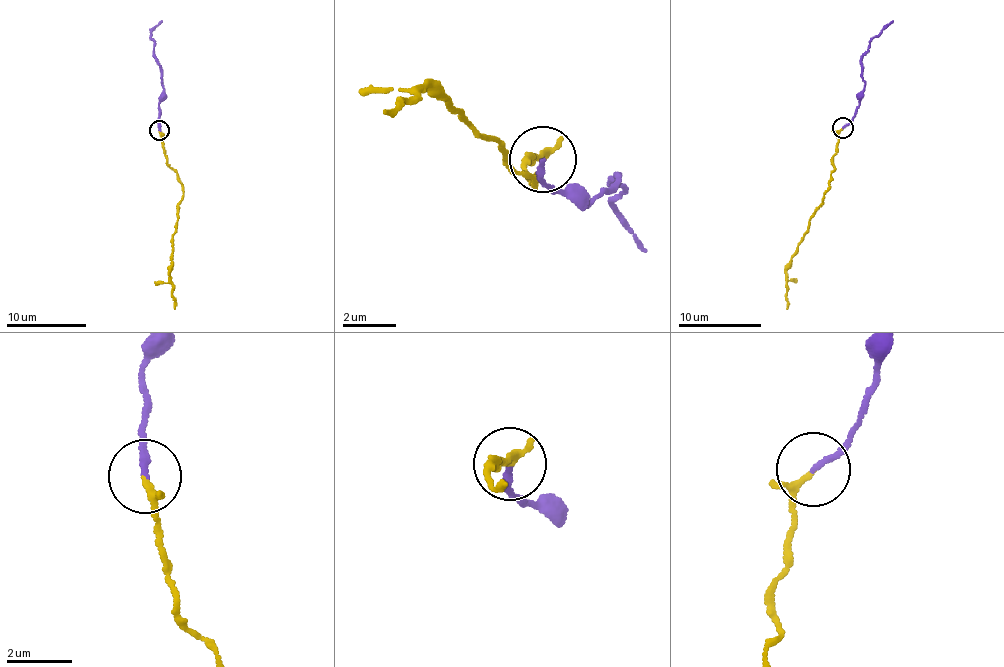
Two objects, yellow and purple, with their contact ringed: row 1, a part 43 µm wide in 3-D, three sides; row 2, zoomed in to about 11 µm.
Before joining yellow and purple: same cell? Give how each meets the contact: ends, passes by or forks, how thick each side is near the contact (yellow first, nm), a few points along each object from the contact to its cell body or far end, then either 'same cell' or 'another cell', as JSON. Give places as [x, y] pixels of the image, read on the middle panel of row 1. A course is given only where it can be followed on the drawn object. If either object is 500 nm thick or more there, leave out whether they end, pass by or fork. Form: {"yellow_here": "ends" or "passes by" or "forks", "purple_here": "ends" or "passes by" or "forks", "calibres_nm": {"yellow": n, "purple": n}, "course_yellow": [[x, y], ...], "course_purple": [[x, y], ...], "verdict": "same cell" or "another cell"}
{"yellow_here": "passes by", "purple_here": "ends", "calibres_nm": {"yellow": 160, "purple": 180}, "course_yellow": [[545, 160], [547, 151], [521, 158], [529, 182], [533, 180], [428, 84], [383, 107]], "course_purple": [[545, 160], [536, 176], [571, 191], [586, 208], [619, 173], [615, 212], [649, 248]], "verdict": "same cell"}

